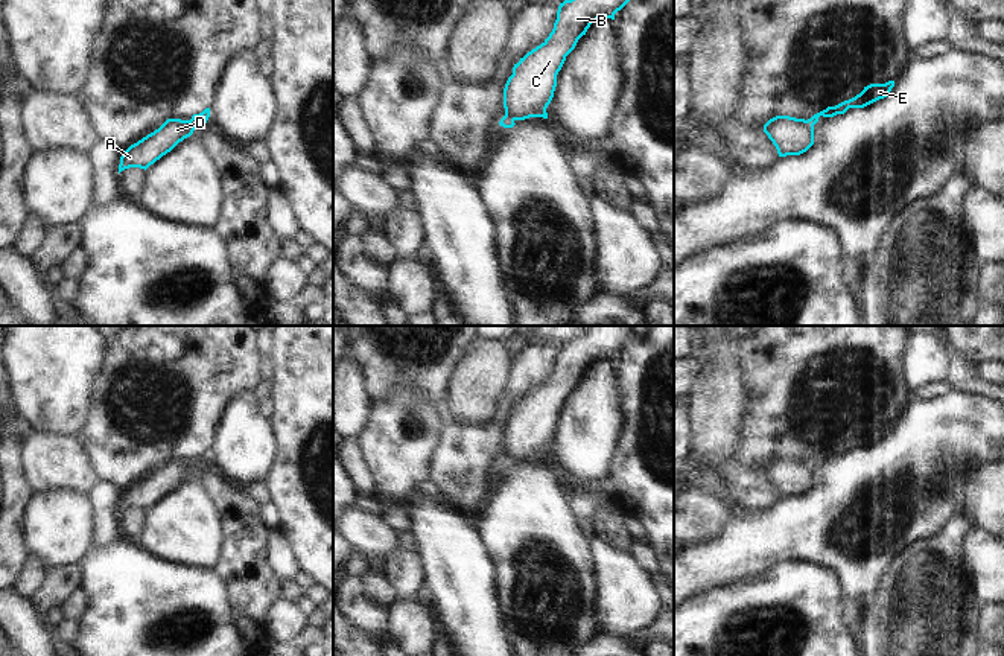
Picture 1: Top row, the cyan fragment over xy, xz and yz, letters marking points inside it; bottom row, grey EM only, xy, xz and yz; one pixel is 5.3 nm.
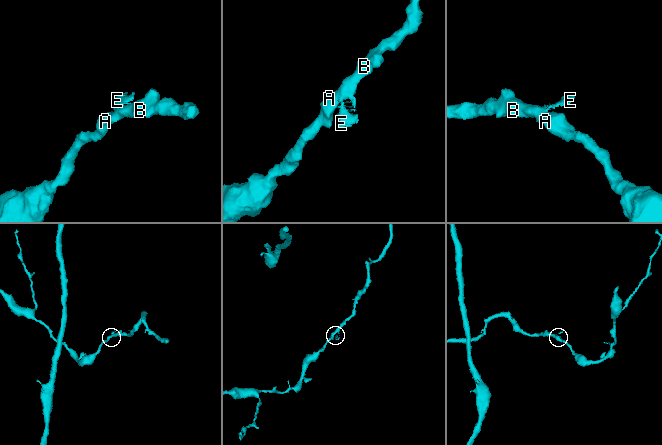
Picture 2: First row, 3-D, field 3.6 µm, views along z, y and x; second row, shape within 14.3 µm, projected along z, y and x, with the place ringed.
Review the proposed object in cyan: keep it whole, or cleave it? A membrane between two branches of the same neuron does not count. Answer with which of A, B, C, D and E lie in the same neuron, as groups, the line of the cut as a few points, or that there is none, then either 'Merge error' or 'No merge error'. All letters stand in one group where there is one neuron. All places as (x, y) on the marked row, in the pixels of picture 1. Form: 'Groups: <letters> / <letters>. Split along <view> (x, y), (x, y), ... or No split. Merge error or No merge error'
Groups: A B C D / E. Split along yz (805, 121), (813, 127). Merge error

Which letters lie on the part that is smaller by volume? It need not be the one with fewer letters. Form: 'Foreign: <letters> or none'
Foreign: E

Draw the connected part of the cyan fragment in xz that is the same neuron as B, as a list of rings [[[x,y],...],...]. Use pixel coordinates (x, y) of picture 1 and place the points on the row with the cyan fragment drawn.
[[[564,0],[560,3],[549,37],[513,67],[513,75],[504,88],[505,116],[511,120],[525,120],[546,111],[554,97],[557,75],[578,40],[586,35],[593,21],[615,20],[615,14],[628,2]]]

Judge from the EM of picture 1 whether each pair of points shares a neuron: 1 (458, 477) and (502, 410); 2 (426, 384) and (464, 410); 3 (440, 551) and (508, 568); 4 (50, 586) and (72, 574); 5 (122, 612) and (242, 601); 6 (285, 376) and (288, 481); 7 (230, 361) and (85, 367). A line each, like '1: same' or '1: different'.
1: same
2: different
3: different
4: same
5: different
6: same
7: different

